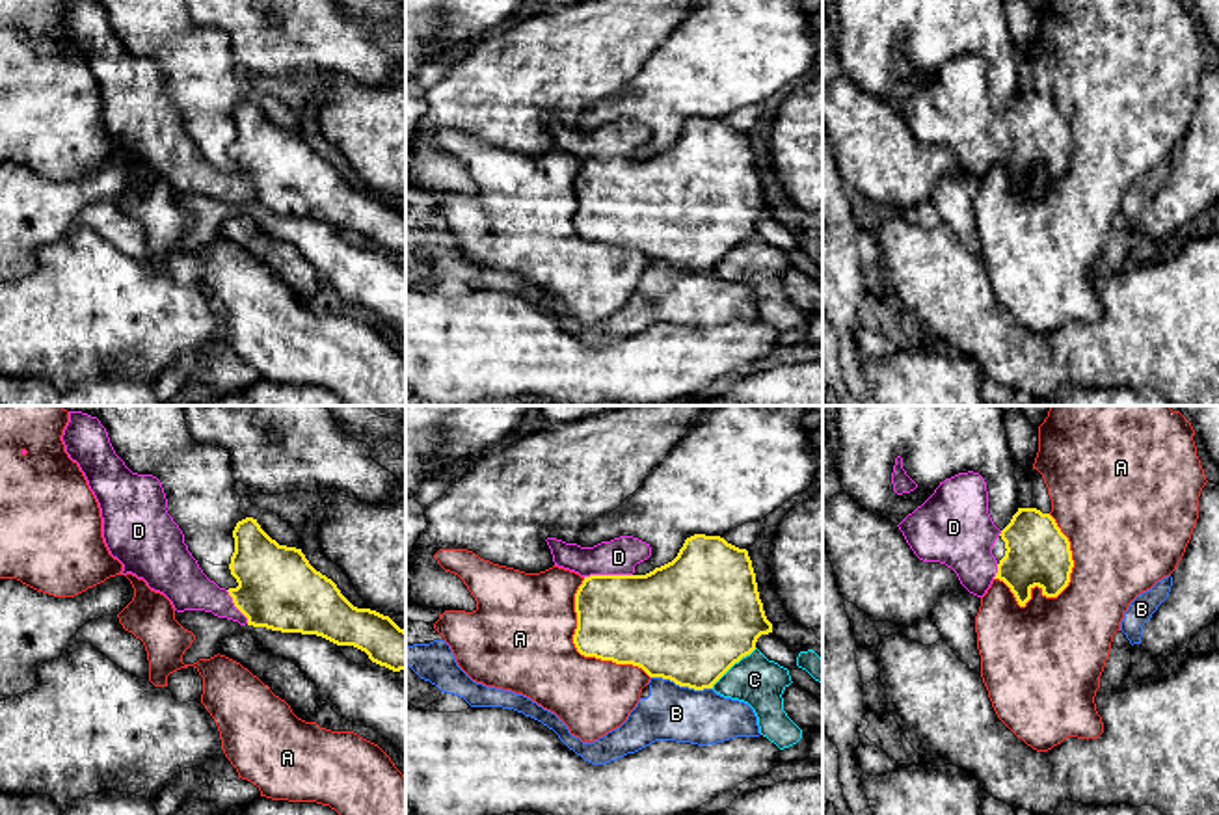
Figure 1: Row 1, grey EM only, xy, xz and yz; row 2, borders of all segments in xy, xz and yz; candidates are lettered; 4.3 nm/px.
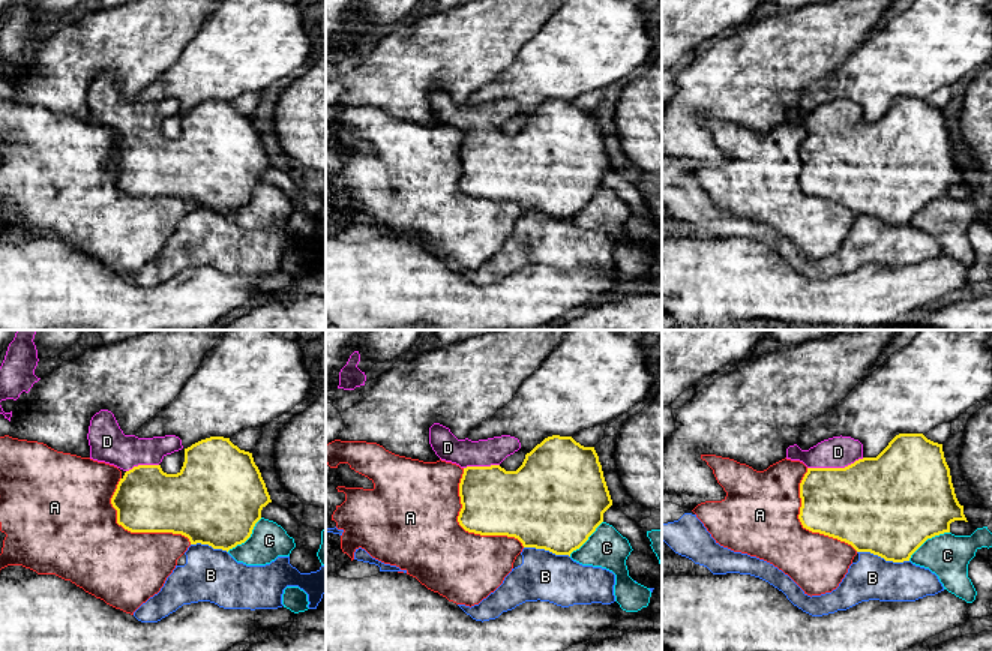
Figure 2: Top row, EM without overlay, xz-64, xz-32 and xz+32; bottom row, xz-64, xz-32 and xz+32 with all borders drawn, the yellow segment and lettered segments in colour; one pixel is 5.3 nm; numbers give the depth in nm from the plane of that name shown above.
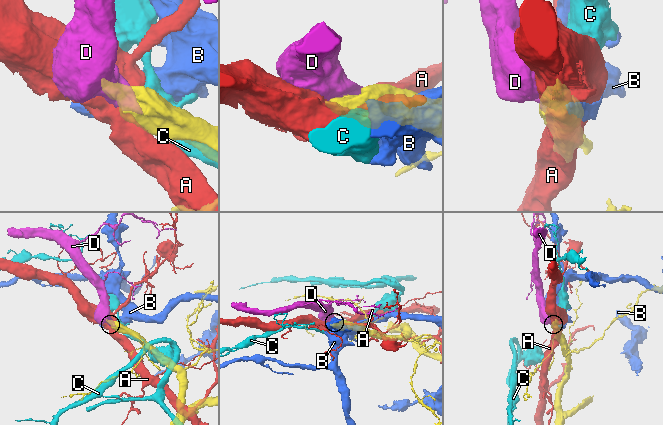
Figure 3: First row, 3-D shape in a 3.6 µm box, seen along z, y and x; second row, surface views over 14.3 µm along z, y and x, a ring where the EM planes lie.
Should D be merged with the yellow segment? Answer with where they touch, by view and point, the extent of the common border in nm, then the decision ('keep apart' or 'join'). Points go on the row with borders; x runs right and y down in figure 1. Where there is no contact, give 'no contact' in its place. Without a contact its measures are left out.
meets yellow in xz at (607, 575); contact 200 nm long; join

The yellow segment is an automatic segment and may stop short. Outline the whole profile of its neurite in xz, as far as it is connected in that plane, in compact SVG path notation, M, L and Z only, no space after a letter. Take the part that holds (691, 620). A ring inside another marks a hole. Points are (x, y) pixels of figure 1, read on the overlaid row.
M620 536L594 547L556 538L545 541L555 566L584 579L575 594L573 635L573 644L584 657L633 664L650 677L703 690L713 688L735 662L750 655L761 635L772 633L748 551L720 536L687 538L672 562L646 575L636 575L635 566L651 556L651 547L638 538Z

